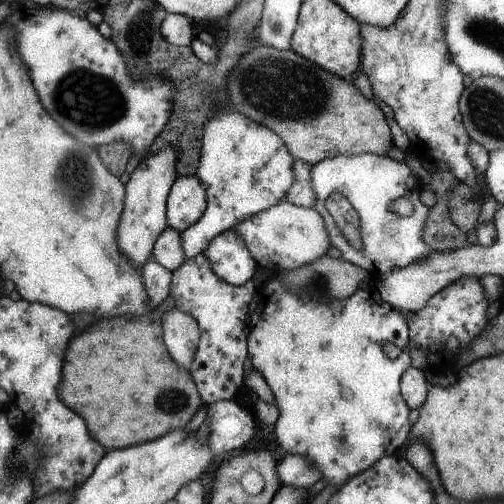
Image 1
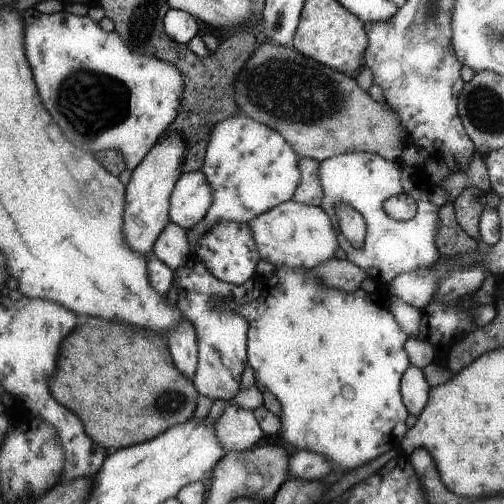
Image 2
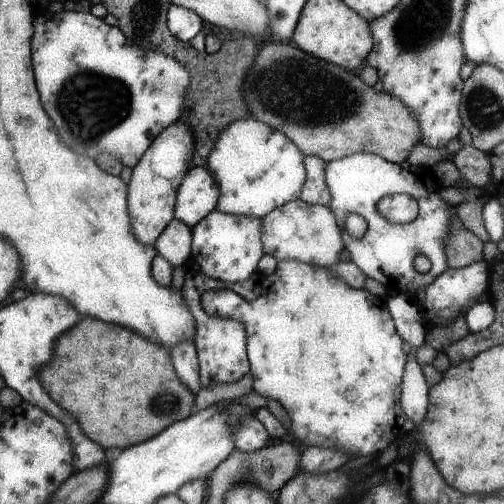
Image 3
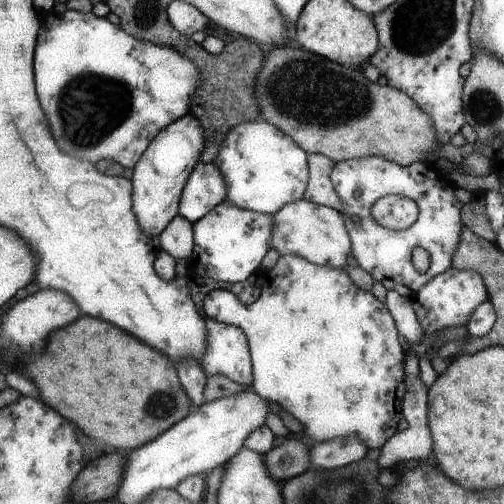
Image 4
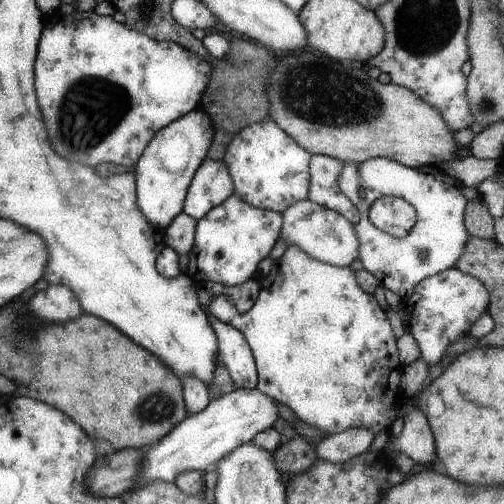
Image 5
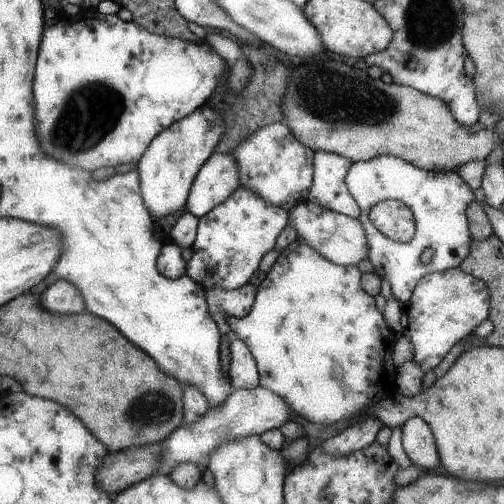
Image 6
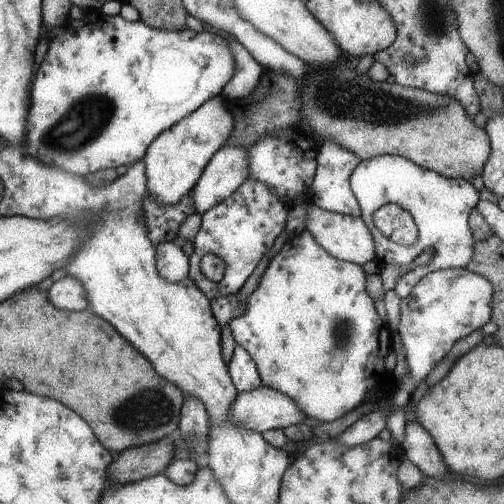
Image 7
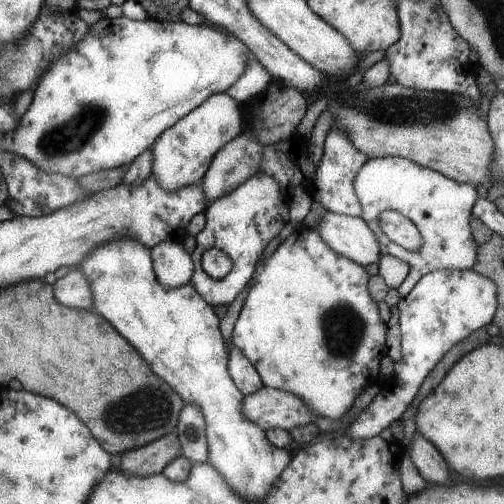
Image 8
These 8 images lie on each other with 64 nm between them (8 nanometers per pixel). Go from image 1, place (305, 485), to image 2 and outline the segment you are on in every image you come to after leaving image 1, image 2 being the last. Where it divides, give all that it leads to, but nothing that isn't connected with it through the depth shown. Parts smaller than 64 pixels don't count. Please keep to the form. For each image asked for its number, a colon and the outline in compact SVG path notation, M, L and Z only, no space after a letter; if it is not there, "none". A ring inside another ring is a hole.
2: M299 450L289 458L289 478L323 480L333 470L333 462L311 450Z

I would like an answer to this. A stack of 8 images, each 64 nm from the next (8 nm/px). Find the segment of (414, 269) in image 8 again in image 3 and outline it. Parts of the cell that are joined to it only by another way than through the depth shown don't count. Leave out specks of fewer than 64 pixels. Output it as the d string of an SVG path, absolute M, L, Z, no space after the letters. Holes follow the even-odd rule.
M353 154L349 158L341 158L341 160L335 160L335 162L327 162L325 166L325 184L331 192L331 204L329 208L335 212L335 218L339 222L339 226L343 228L345 224L345 218L349 214L357 214L361 216L365 222L367 222L367 230L361 238L353 238L349 232L343 232L343 240L345 240L345 250L351 254L351 262L357 264L363 274L367 278L373 278L375 282L383 284L387 290L401 290L401 288L423 288L423 286L429 286L441 272L445 272L447 268L447 256L445 256L445 248L447 248L447 240L451 236L451 216L455 214L455 206L443 202L439 198L439 190L441 186L433 180L431 176L431 168L425 168L425 166L411 166L409 162L403 162L403 164L391 164L387 162L385 158L381 156L375 156L375 154ZM395 194L407 194L407 196L413 196L415 202L419 204L419 214L413 222L409 224L389 224L385 218L379 216L379 212L375 210L379 200L383 196L395 196ZM417 254L423 254L429 262L431 262L431 268L429 272L425 274L417 274L413 270L413 258Z

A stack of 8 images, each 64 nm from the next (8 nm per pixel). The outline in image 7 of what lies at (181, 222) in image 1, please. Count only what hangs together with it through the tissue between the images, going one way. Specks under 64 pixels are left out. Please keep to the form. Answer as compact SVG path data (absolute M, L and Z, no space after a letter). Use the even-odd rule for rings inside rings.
M223 146L207 162L201 178L191 190L195 214L205 214L211 206L225 200L249 180L249 148L245 146Z

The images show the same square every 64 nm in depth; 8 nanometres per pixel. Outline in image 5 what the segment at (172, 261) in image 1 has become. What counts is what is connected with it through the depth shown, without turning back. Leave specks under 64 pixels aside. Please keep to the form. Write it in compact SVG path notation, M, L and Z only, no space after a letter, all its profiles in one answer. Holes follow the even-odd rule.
M181 212L159 236L163 238L167 248L173 248L173 252L177 252L177 256L189 254L195 244L195 224L197 224L195 218Z

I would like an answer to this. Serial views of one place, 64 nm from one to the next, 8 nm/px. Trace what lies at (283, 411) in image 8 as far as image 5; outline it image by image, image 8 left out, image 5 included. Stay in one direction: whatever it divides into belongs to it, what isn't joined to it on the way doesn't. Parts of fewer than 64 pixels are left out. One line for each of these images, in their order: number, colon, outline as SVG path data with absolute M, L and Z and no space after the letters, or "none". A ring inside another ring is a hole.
5: M235 388L229 394L211 398L211 402L201 412L189 414L167 436L163 436L157 444L145 450L143 462L141 462L141 474L137 476L135 486L131 490L135 490L137 486L141 488L153 480L173 484L175 476L187 470L197 470L203 474L207 466L213 466L219 458L229 454L233 448L243 446L245 442L251 442L255 434L271 428L281 418L277 408L279 408L279 402L263 394L259 388L255 390Z
6: M253 388L253 390L235 390L227 396L227 400L205 412L205 416L195 424L181 424L173 434L169 434L163 440L163 452L161 452L161 464L157 474L169 476L169 472L175 470L177 464L195 464L201 456L211 456L215 448L221 444L227 444L229 440L243 438L243 436L261 436L269 430L279 430L281 424L291 420L291 406L275 392L267 388Z
7: M267 386L237 394L231 406L231 422L261 434L301 424L305 418L305 412L293 398Z

